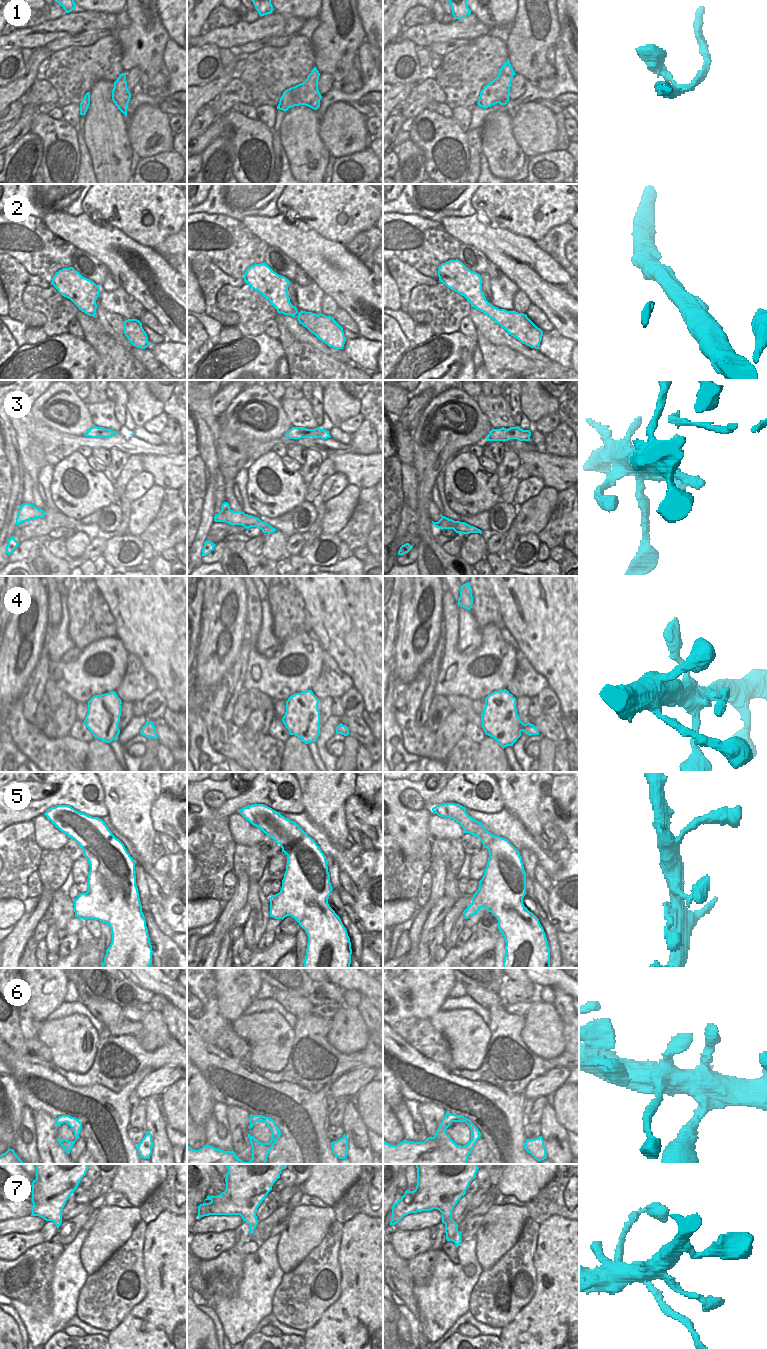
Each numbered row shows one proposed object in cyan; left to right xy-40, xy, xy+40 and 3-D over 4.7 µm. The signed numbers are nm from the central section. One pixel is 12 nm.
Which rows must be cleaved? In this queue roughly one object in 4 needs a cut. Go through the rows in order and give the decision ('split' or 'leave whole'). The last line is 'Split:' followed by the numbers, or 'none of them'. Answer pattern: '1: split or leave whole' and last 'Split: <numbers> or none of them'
1: leave whole
2: leave whole
3: leave whole
4: leave whole
5: leave whole
6: leave whole
7: split
Split: 7

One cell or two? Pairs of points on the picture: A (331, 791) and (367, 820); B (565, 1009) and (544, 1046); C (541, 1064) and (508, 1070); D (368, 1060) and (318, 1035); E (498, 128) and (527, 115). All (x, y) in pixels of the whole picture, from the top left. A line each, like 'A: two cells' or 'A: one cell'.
A: two cells
B: two cells
C: one cell
D: one cell
E: two cells

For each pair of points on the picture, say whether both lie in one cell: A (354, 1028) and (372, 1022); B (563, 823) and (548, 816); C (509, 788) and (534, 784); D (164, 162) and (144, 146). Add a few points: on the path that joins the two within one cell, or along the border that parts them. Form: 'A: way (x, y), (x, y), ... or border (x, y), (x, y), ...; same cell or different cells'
A: border (356, 1007), (366, 1026), (367, 1038), (369, 1040); different cells
B: way (559, 820), (552, 816); same cell
C: way (515, 788), (528, 784); same cell
D: border (171, 149), (141, 159); different cells

